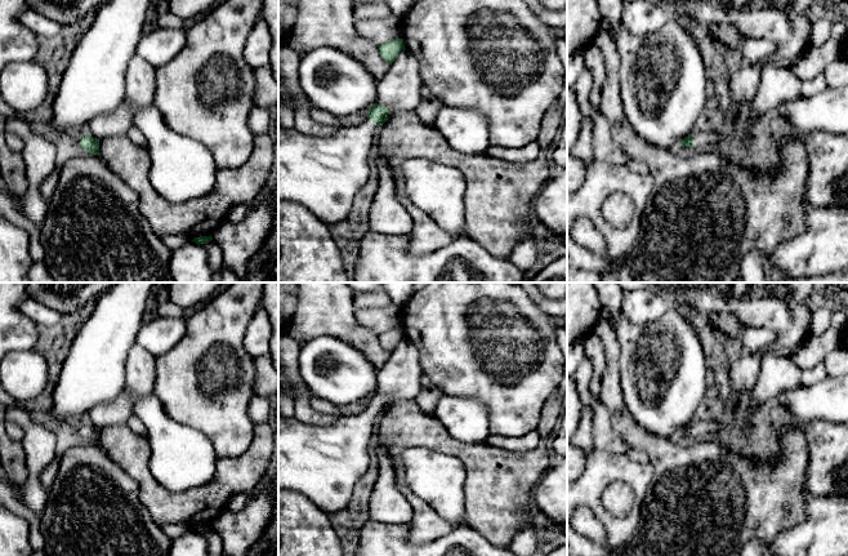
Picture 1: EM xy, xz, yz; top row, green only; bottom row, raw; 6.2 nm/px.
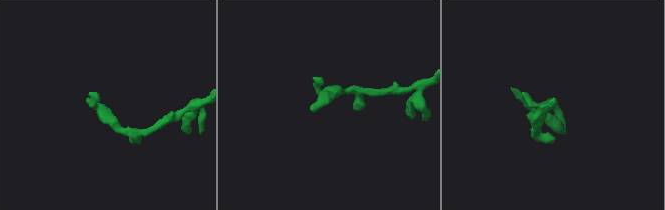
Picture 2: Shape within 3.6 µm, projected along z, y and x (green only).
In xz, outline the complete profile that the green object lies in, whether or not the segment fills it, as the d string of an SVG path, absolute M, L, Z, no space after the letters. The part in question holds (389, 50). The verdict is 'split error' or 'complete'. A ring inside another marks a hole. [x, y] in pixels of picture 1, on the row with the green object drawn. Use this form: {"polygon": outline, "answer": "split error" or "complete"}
{"polygon": "M403 39L392 40L378 46L380 57L389 65L396 61L398 53L403 49L406 49Z", "answer": "complete"}

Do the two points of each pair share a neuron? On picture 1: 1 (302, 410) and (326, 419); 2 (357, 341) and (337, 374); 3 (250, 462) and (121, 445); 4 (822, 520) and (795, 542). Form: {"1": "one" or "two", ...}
{"1": "one", "2": "two", "3": "one", "4": "one"}

